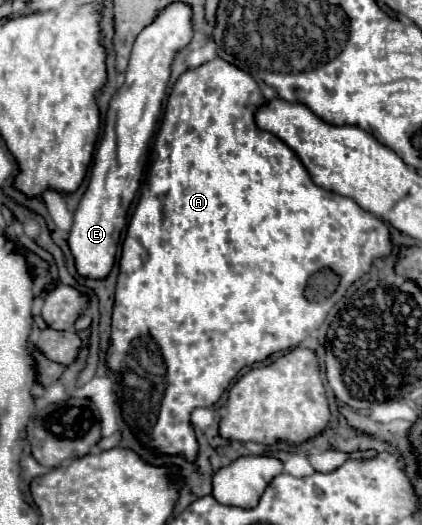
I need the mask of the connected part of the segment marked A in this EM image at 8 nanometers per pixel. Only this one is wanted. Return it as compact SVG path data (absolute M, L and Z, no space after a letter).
M219 57L193 71L185 71L177 79L169 95L163 123L157 133L159 137L155 137L155 145L153 145L153 163L147 181L141 189L137 209L129 221L127 237L123 241L121 273L117 277L107 367L113 373L117 373L123 421L127 423L135 439L141 441L143 447L151 449L159 457L181 455L189 463L195 463L199 453L199 443L191 425L193 409L211 407L213 403L217 403L223 391L227 389L227 385L237 377L237 373L245 365L261 363L273 353L297 347L303 339L309 337L313 329L317 329L325 321L329 309L345 295L347 287L355 283L359 277L363 277L377 257L385 257L391 253L389 231L381 219L363 211L353 199L345 199L337 193L317 187L311 181L299 157L281 139L277 139L267 131L257 129L253 113L263 101L265 99L259 93L259 83L249 73L237 69L235 65Z

